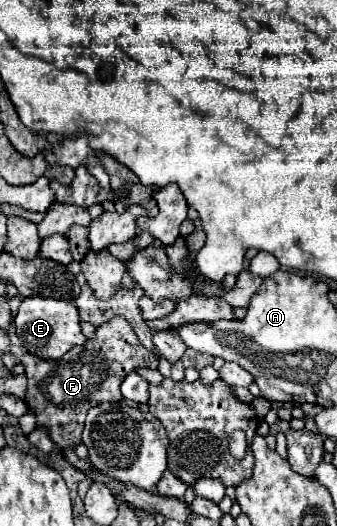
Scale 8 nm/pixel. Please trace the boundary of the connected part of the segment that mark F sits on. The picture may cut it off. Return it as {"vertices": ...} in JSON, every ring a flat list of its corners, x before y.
{"vertices":[[114,317,96,329,96,335,76,349,70,349,58,361,46,361,34,355,22,355,22,365,26,367,28,391,24,401,38,415,38,427,50,427,50,437,60,449,80,443,84,417,90,407,98,403,116,403,122,399,120,383,124,377,138,367,150,363,150,353,142,347,134,335,130,323,124,317]]}

